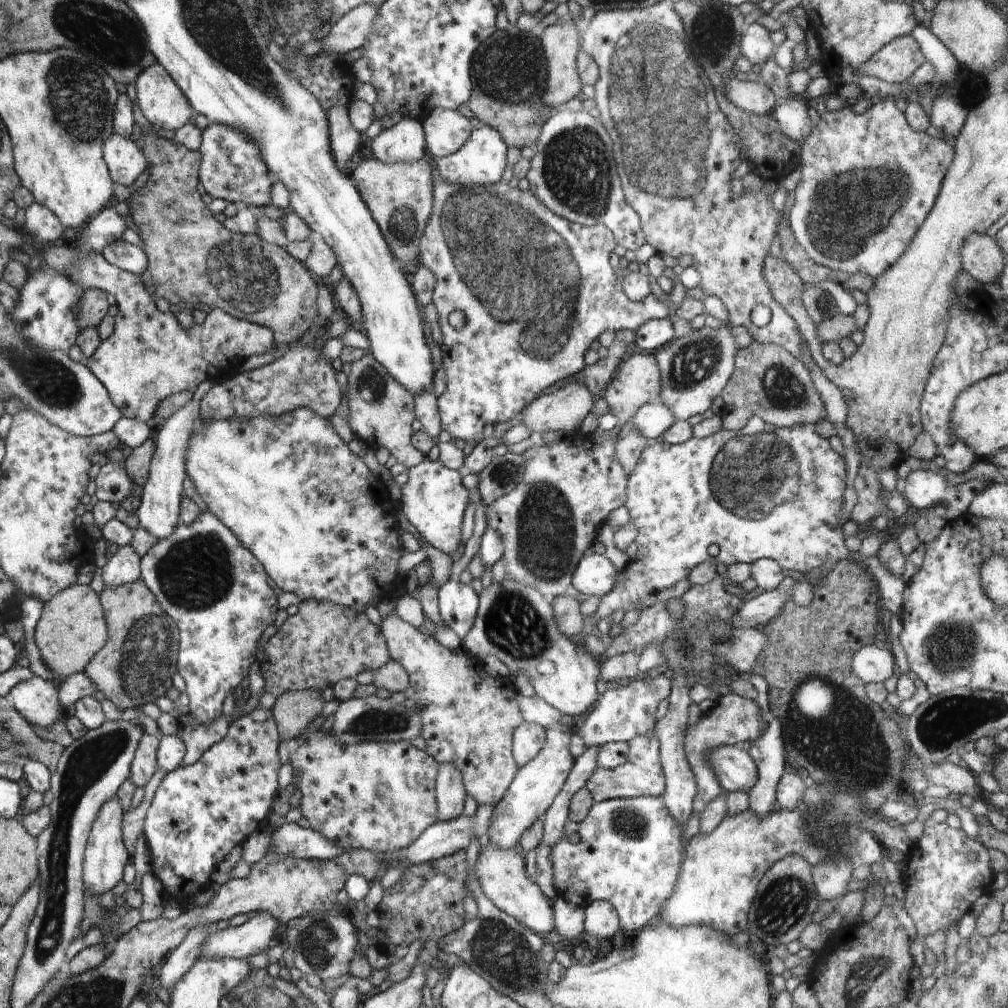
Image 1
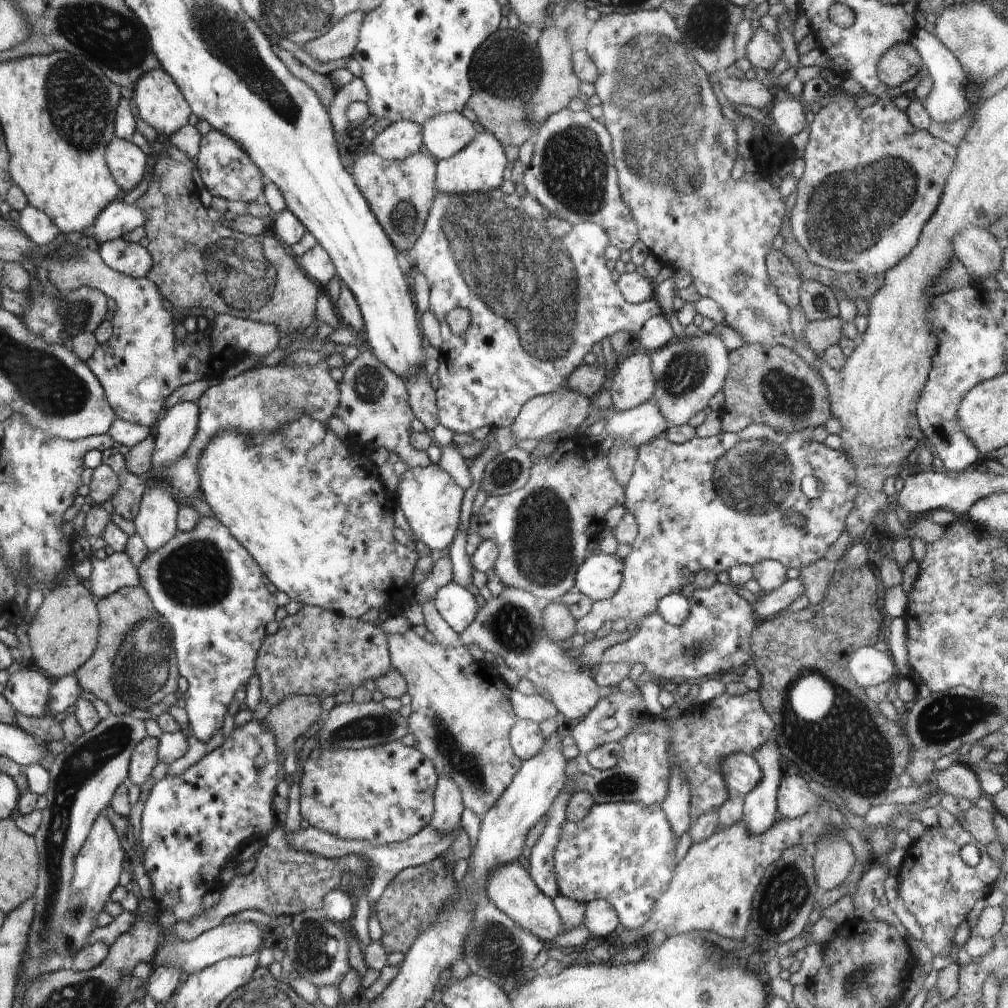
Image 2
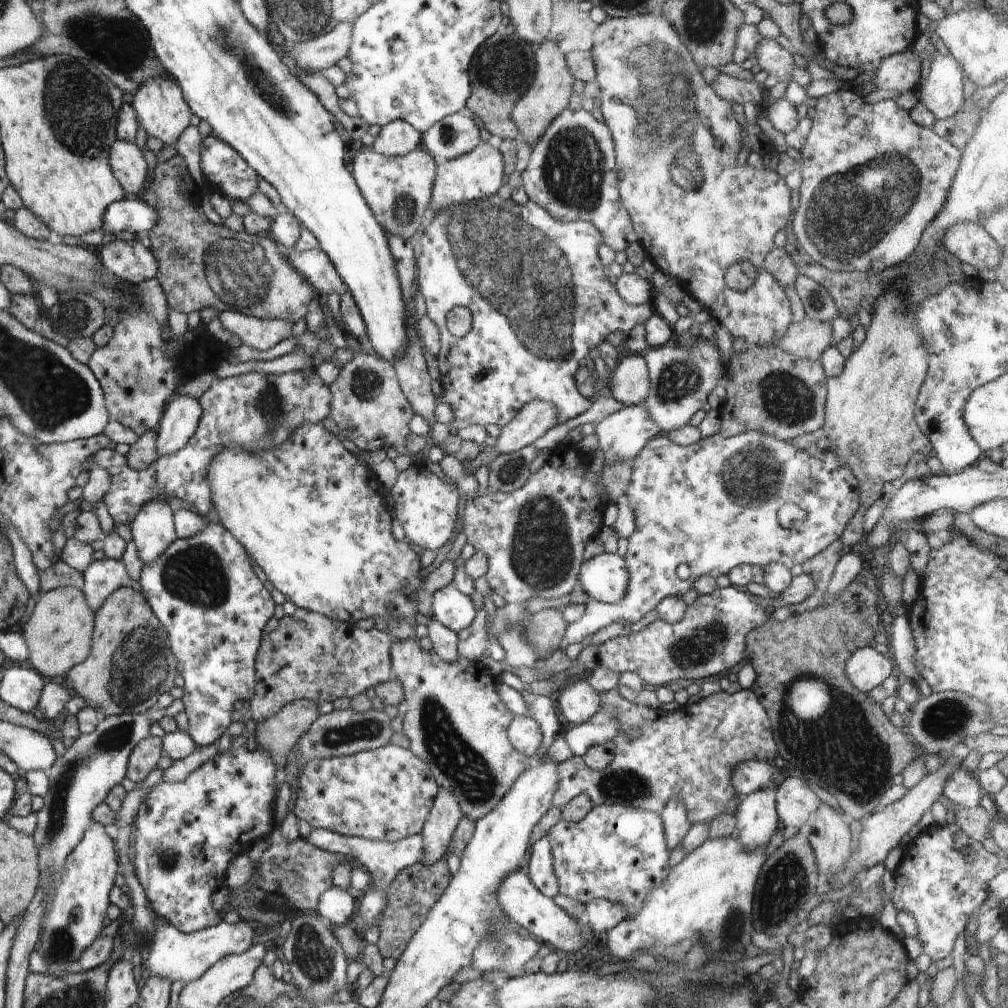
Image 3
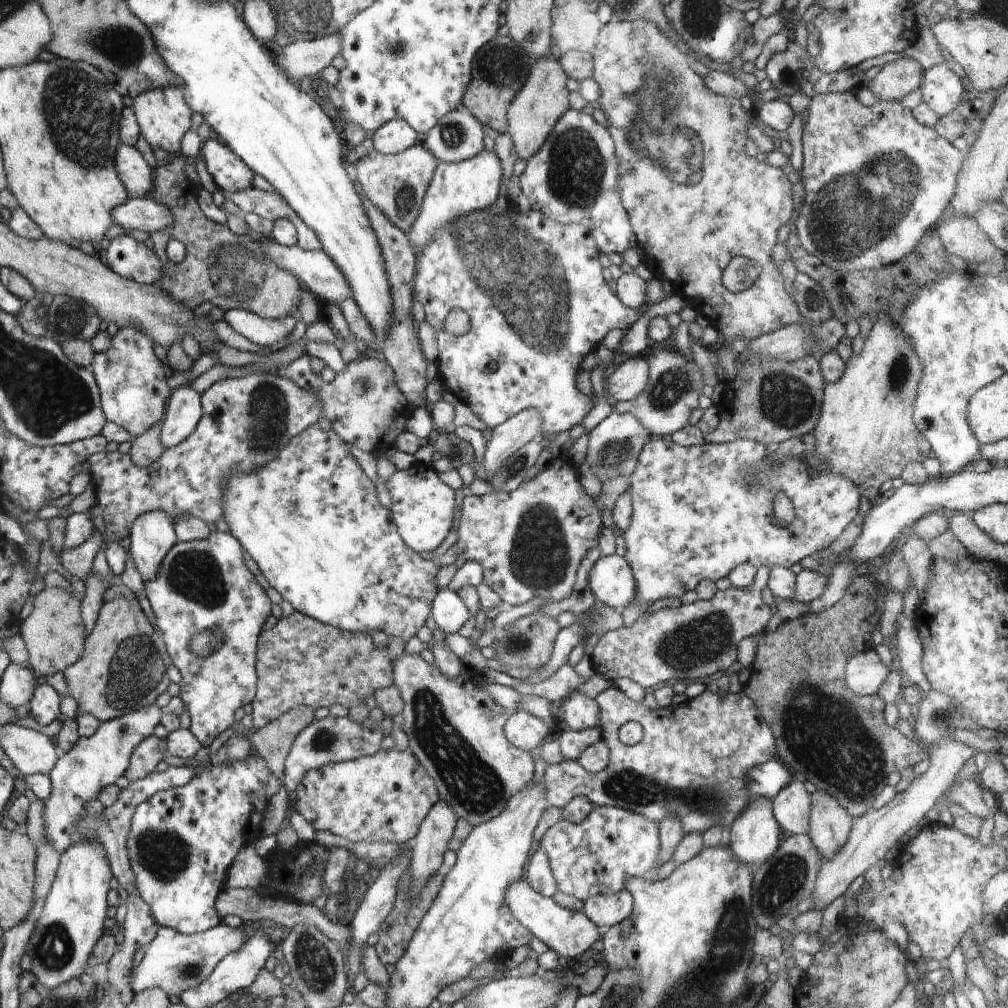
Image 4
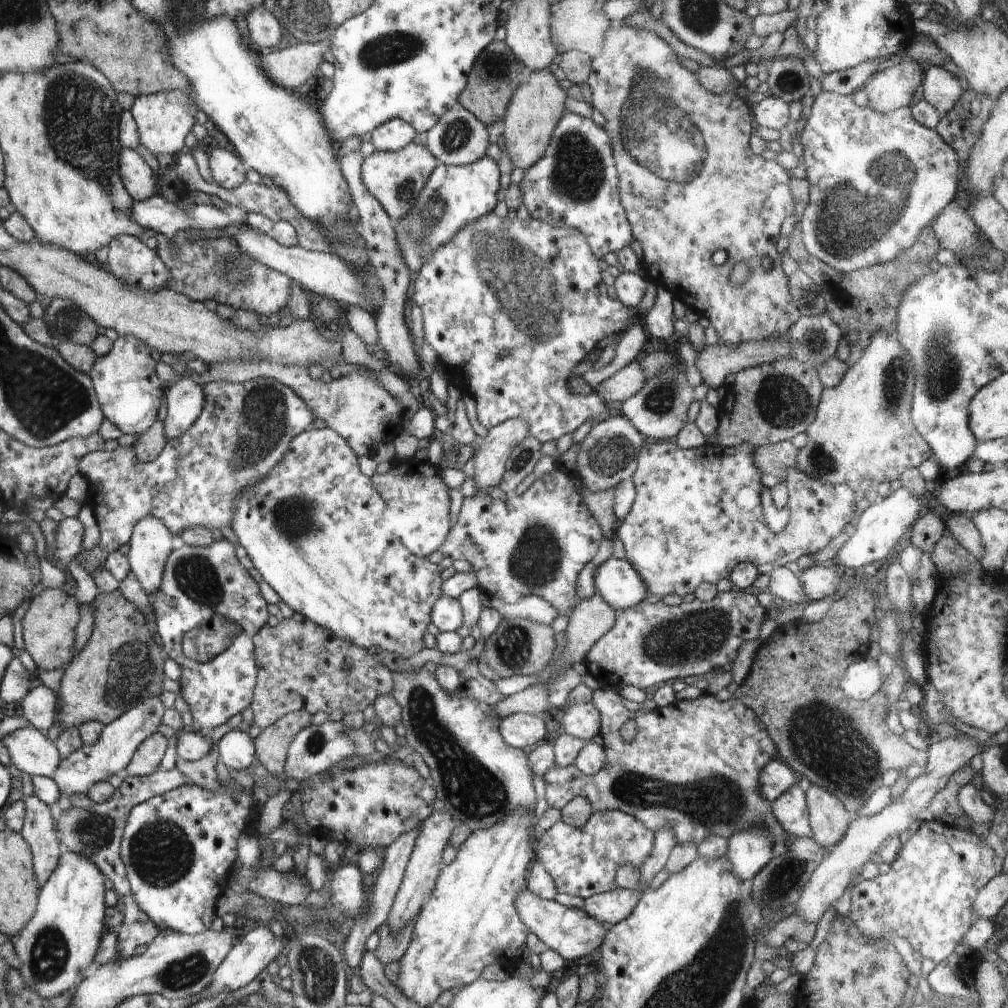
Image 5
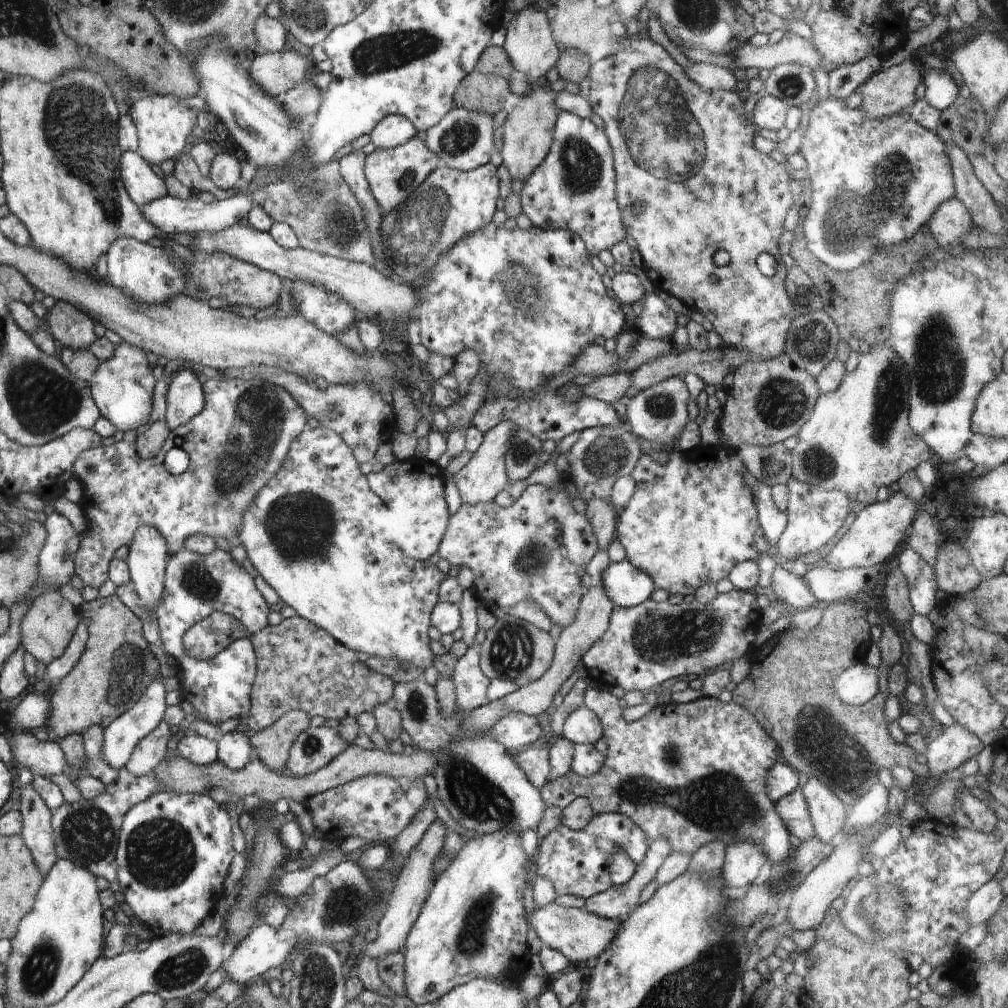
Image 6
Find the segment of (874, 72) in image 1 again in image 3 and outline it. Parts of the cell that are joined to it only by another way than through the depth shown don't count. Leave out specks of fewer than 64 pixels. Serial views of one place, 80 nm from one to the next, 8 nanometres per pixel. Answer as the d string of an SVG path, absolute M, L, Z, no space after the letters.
M906 49L900 54L889 55L875 71L876 89L897 90L900 94L917 90L922 82L922 60L915 52Z

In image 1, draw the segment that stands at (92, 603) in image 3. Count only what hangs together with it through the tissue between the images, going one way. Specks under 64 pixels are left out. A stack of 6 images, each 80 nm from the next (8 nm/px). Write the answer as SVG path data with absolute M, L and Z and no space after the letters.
M132 545L118 547L117 552L111 555L108 564L102 567L105 586L130 584L140 579L140 575L141 556L137 555Z

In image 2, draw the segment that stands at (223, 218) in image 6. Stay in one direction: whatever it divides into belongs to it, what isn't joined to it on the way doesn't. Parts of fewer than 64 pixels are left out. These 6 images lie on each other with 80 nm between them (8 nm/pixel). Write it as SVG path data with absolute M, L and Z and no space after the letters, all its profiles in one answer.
M114 201L98 218L94 225L93 246L124 237L135 228L142 227L145 212L135 204Z

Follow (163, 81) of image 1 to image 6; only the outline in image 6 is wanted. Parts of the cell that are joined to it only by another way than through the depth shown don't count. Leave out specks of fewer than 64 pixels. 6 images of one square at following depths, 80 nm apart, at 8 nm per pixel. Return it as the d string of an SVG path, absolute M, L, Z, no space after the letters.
M145 94L136 98L131 104L129 115L136 126L139 140L138 153L146 158L146 162L160 166L163 162L180 156L186 146L186 140L196 124L196 116L208 111L206 102L199 96L176 98L170 95Z

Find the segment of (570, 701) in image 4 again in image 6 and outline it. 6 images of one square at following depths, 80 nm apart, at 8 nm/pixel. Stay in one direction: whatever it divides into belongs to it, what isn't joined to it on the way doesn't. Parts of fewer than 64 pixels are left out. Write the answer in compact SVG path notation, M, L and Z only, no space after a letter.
M583 705L574 710L570 716L567 716L561 736L572 743L596 746L598 740L603 737L603 734L604 730L600 720L592 710L588 710Z

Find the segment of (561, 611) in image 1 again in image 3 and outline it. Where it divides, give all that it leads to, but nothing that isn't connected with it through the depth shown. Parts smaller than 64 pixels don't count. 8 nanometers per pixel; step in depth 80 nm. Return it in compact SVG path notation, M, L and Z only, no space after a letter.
M544 609L530 616L526 626L526 640L536 648L536 652L548 658L558 649L564 638L567 622L559 609Z

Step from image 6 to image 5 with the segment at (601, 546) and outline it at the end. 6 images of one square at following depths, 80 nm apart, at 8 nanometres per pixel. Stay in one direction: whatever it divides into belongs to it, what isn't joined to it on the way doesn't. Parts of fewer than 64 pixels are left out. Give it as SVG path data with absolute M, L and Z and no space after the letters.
M581 487L580 492L583 503L588 511L593 515L595 521L601 526L603 537L615 535L618 520L615 517L613 506L615 505L615 488L592 493Z

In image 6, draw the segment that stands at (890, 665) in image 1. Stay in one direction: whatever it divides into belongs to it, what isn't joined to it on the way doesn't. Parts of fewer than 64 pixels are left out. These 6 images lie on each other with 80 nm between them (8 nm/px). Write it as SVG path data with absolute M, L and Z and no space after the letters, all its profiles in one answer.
M861 661L855 666L835 675L832 688L840 702L860 706L879 694L877 668Z

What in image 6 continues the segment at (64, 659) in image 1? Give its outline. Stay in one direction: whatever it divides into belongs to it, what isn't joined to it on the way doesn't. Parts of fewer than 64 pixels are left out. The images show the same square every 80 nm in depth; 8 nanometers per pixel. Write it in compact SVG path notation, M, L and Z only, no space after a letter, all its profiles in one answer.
M58 591L44 592L32 601L28 612L22 618L22 624L20 624L21 646L38 663L48 665L65 654L80 624L81 618L78 610Z

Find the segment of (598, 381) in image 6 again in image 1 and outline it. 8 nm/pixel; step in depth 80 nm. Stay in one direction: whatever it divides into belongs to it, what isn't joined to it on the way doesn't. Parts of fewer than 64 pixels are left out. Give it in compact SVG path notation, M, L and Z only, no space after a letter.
M635 353L630 356L628 360L620 364L613 379L605 388L603 396L610 407L610 412L618 418L620 425L630 421L645 404L660 401L661 374L657 360L652 353Z

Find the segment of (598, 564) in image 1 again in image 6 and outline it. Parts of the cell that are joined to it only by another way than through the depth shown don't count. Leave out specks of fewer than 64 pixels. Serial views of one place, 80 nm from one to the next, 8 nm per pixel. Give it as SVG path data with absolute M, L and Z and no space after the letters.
M626 560L610 563L602 573L602 584L606 597L621 608L636 607L655 591L652 578Z

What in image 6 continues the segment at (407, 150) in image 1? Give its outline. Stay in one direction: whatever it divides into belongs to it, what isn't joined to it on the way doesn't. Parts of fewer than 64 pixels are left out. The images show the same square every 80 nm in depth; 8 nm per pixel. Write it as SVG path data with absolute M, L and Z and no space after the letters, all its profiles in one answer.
M400 114L391 115L378 122L377 127L370 134L371 142L376 148L395 148L408 142L415 135L418 135L418 132L412 122Z

